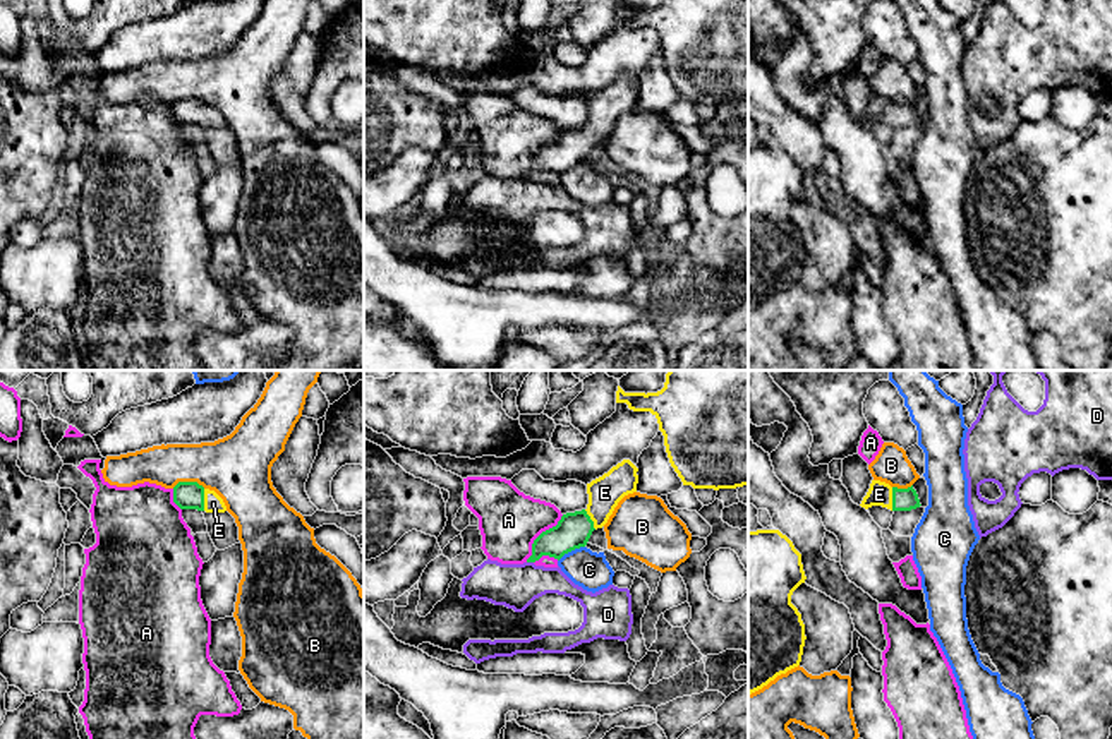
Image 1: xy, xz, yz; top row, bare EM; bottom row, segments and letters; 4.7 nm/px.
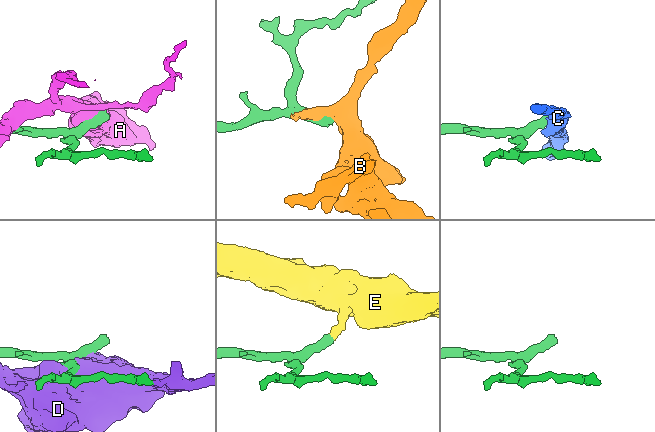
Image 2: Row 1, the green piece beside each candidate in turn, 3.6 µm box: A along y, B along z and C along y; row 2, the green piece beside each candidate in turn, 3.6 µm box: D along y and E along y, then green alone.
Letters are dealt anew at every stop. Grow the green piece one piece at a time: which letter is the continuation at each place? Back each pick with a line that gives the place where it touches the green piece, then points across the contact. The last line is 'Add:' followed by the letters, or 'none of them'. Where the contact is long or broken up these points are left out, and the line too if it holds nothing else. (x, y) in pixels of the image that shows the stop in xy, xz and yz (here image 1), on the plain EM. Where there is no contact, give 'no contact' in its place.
E: meets green in yz at (893, 115); runs through yz (903, 115), (893, 115), (879, 110)
Add: E

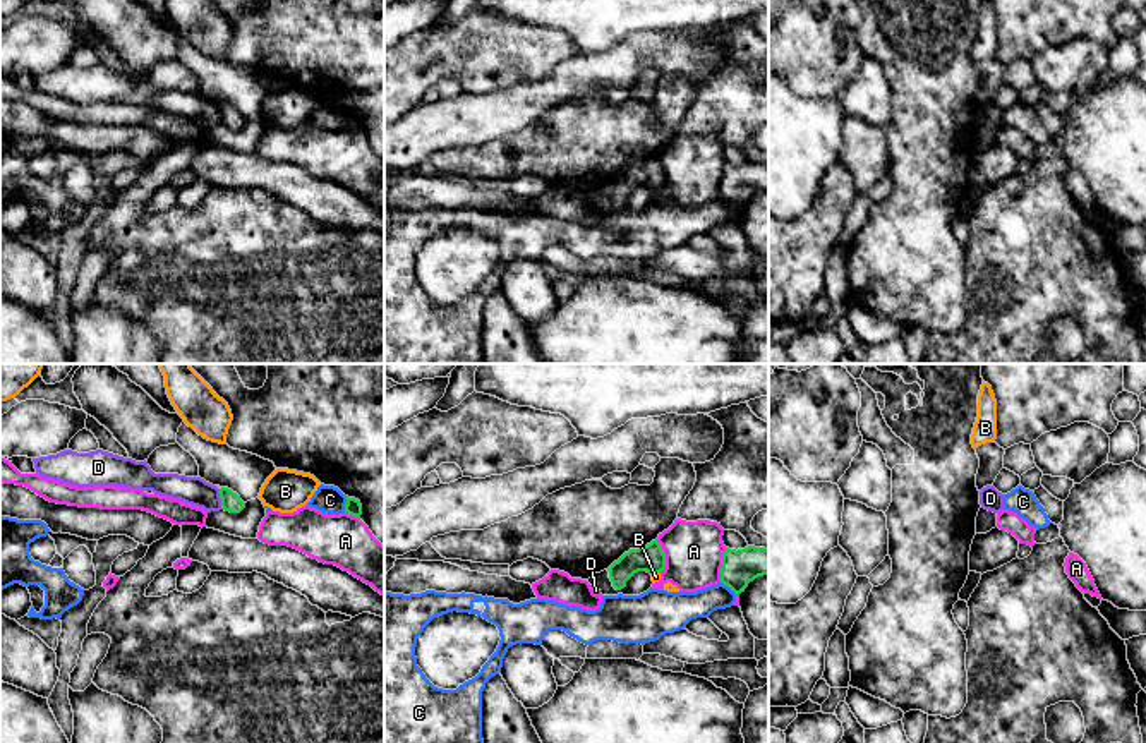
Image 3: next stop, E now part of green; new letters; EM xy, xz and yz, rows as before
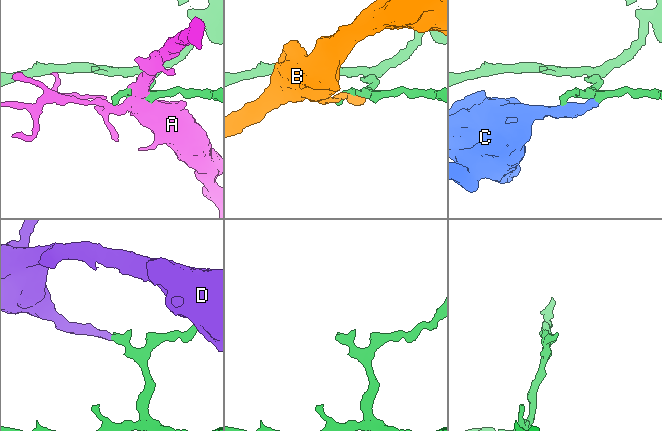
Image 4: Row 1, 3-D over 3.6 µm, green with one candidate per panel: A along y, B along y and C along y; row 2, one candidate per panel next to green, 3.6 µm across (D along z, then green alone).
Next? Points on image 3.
Add: none of them

